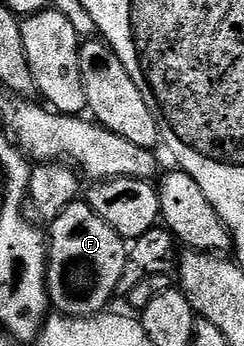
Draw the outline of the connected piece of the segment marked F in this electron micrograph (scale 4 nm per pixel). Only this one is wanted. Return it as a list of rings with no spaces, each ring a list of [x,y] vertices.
[[[87,202],[68,204],[47,228],[45,284],[49,287],[50,305],[70,318],[100,316],[110,307],[109,299],[117,296],[126,251],[126,241]]]

